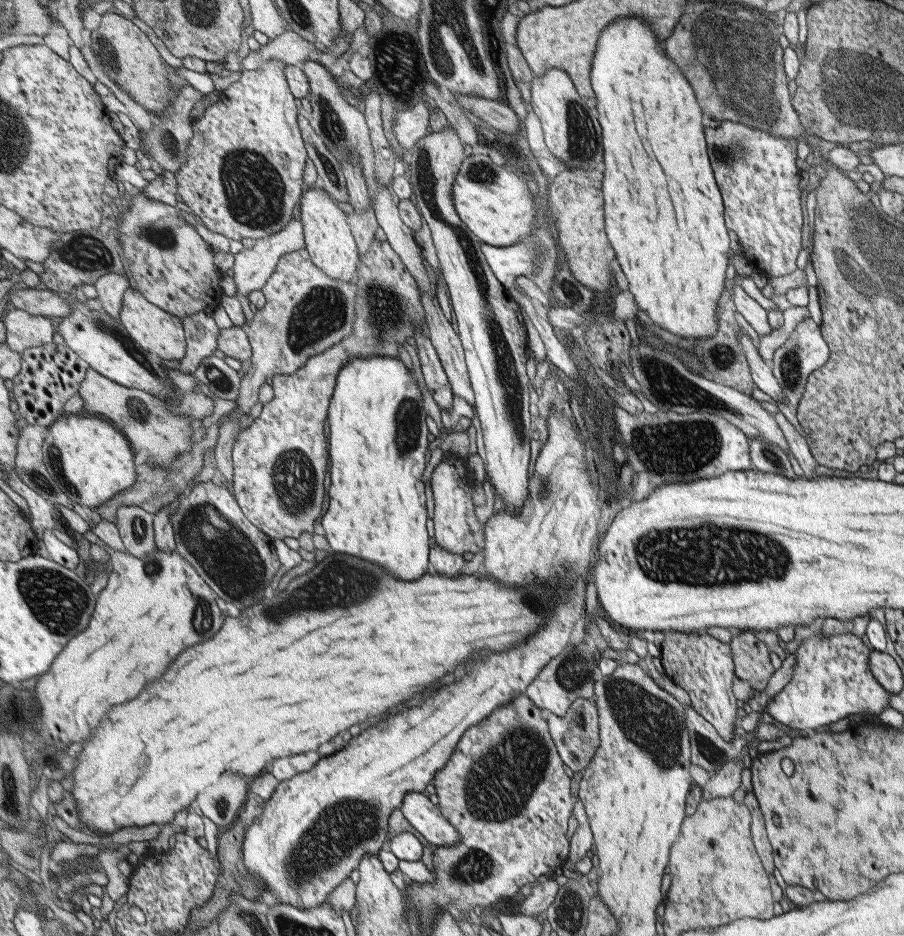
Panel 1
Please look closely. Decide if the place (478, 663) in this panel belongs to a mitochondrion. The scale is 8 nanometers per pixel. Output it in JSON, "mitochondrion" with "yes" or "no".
{"mitochondrion":"no"}

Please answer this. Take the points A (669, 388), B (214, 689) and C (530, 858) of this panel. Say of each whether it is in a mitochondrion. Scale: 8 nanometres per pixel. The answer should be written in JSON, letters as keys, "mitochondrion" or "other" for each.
{"A":"mitochondrion","B":"other","C":"other"}

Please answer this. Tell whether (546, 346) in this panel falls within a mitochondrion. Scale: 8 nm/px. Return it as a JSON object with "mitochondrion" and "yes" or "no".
{"mitochondrion":"no"}

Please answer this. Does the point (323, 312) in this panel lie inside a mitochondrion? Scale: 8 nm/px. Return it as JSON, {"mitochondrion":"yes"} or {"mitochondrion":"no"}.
{"mitochondrion":"yes"}

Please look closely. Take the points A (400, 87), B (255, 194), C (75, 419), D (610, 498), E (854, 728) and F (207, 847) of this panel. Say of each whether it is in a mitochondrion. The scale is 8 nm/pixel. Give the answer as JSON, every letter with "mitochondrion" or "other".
{"A":"mitochondrion","B":"mitochondrion","C":"other","D":"other","E":"other","F":"other"}

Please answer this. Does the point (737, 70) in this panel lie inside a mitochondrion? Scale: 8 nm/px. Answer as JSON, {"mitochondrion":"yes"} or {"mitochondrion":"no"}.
{"mitochondrion":"yes"}

